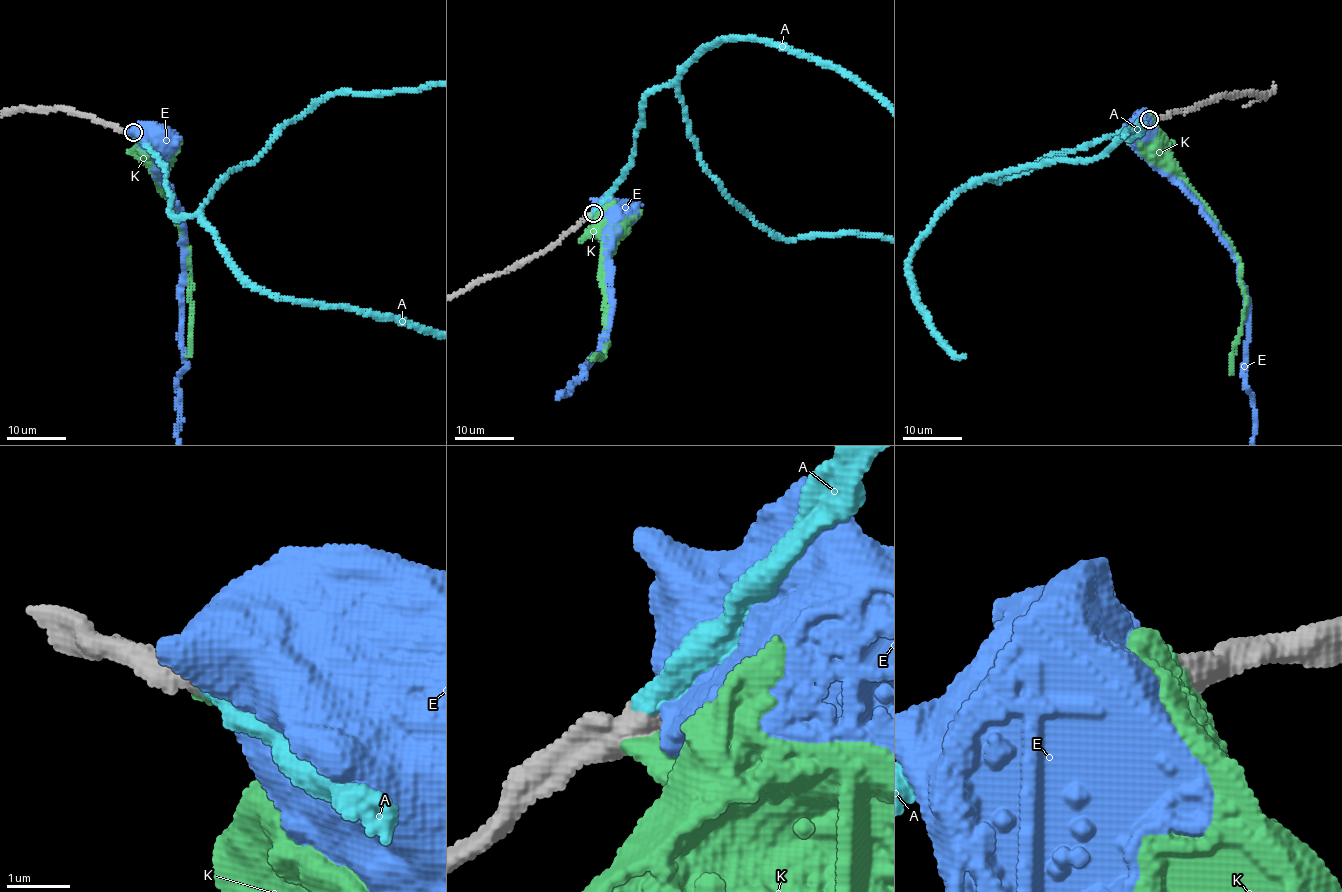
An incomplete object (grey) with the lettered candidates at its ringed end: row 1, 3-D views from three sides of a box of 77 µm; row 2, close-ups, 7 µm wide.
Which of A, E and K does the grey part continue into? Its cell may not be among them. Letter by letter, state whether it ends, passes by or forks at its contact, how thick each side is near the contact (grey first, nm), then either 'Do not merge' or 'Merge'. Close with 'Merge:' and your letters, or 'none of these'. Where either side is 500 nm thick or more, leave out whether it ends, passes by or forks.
A: Thickness 600 nm (grey) against 420 nm. Merge
E: Thickness 500 nm (grey) against 950 nm. Do not merge
K: Thickness 650 nm (grey) against 440 nm. Do not merge
Merge: A

